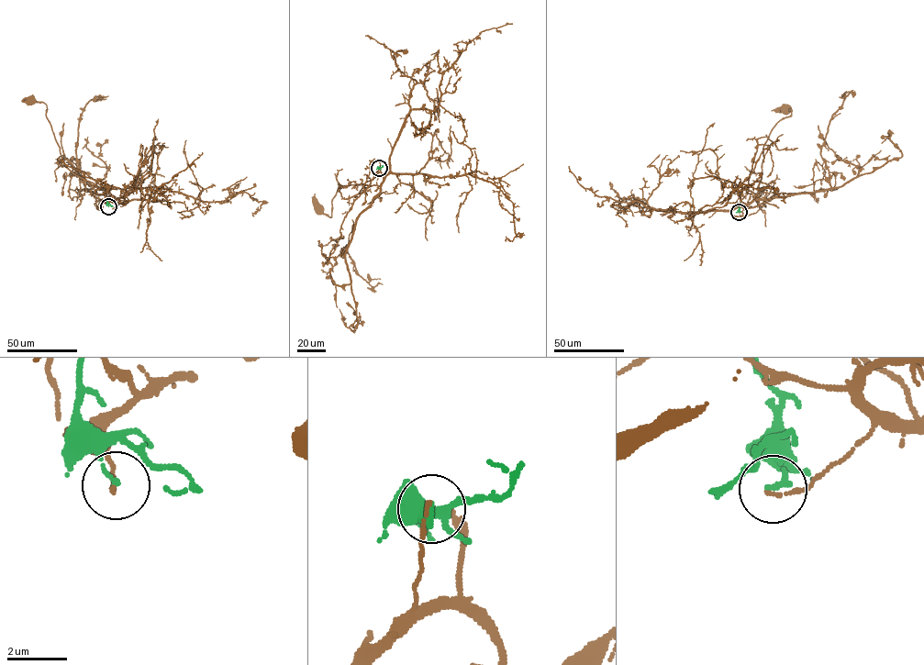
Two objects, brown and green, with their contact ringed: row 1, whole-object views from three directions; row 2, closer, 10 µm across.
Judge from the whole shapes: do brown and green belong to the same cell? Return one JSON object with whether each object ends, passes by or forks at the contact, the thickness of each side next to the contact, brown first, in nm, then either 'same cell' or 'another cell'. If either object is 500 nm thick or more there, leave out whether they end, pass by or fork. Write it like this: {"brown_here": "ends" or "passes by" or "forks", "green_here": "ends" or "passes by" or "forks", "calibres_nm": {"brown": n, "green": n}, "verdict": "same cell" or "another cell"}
{"brown_here": "ends", "green_here": "ends", "calibres_nm": {"brown": 110, "green": 180}, "verdict": "same cell"}

